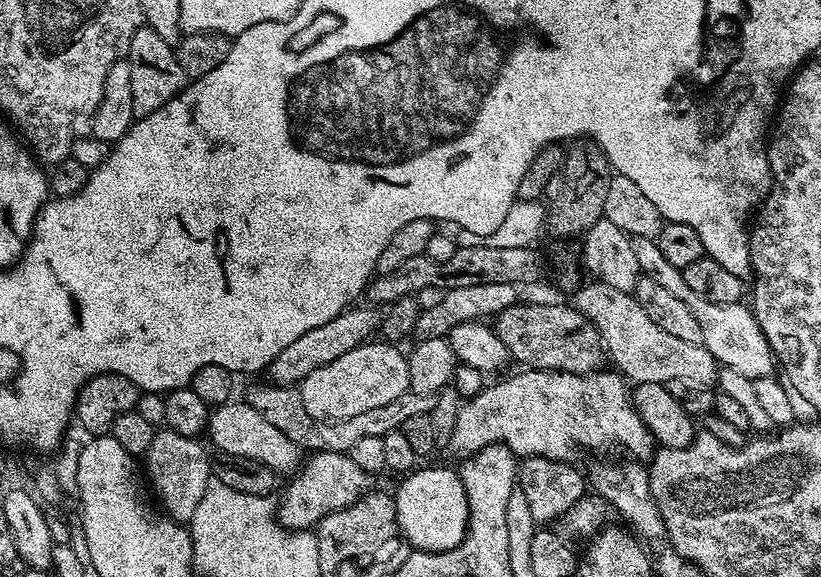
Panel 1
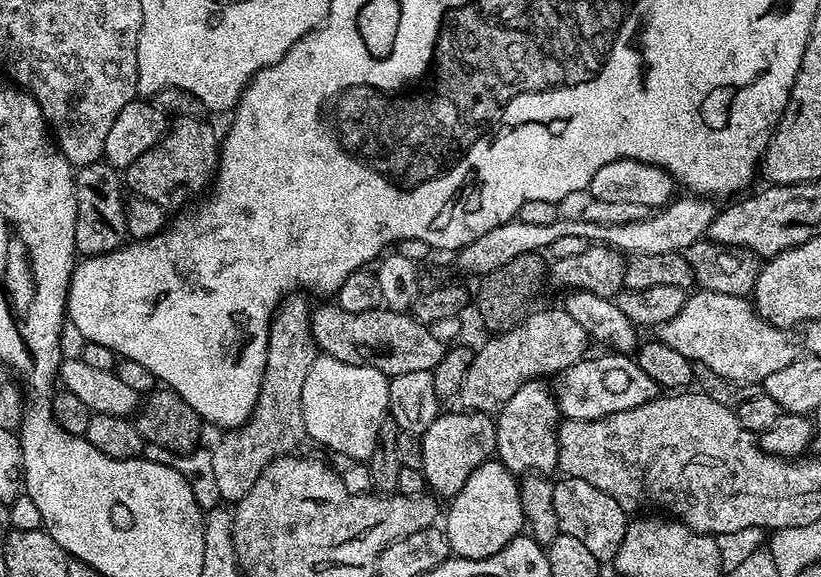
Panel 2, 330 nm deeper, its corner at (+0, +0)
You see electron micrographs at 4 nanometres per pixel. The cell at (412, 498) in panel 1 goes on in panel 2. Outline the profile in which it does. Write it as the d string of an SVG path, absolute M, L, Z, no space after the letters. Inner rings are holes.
M491 458L482 462L480 466L465 480L465 484L451 497L449 508L442 520L442 531L448 538L448 546L453 557L461 556L467 560L478 558L490 558L498 554L515 538L525 531L526 525L522 514L522 502L520 501L520 486L517 477L506 470L499 459Z

